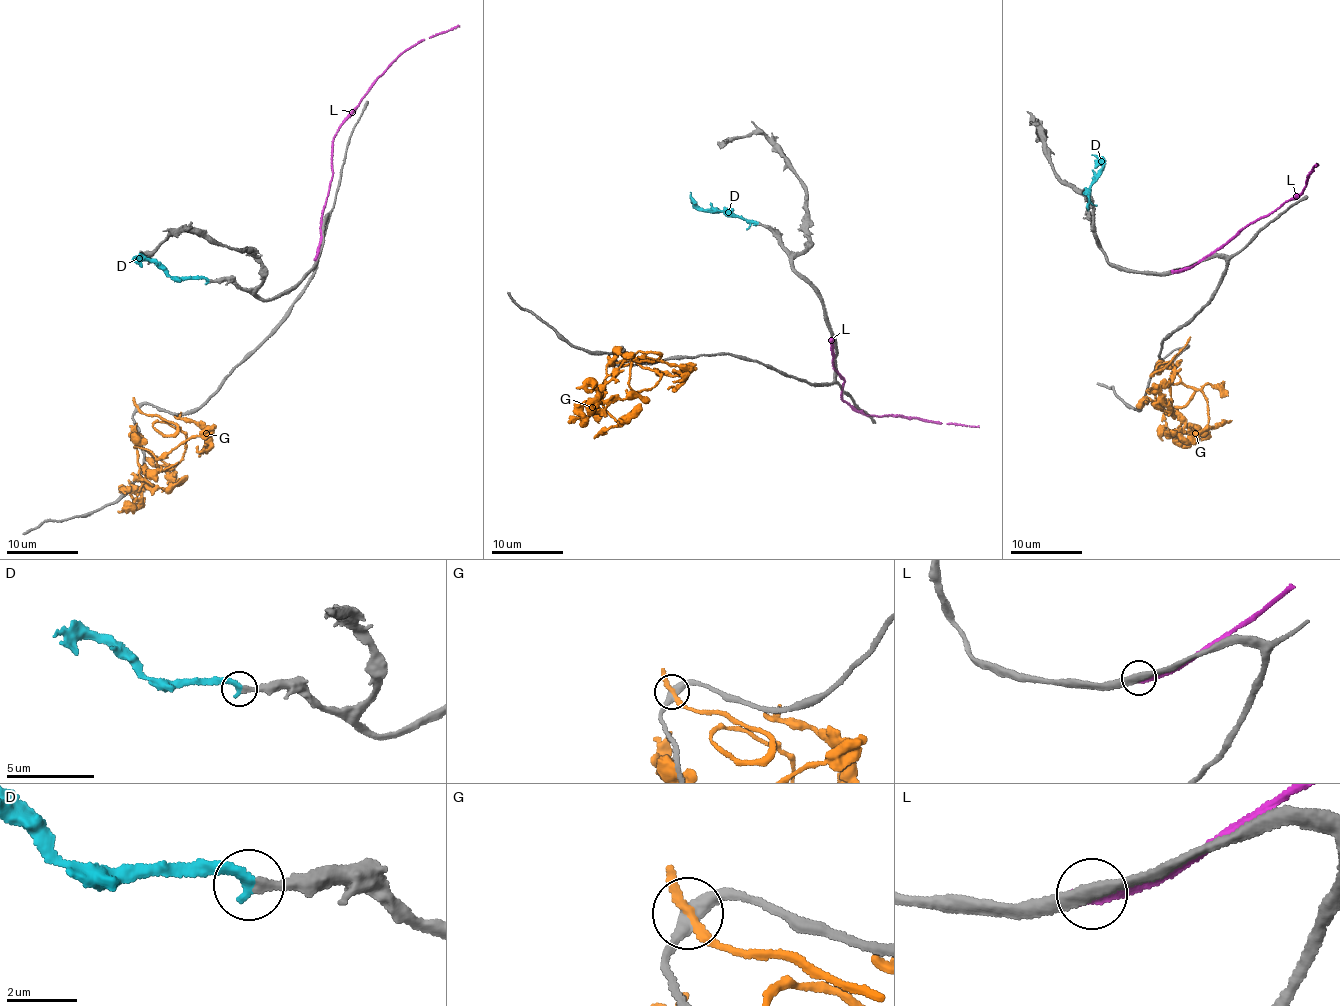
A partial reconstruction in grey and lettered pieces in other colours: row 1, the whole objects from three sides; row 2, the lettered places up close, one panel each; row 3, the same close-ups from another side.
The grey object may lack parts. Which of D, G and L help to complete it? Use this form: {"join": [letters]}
{"join": ["D"]}

